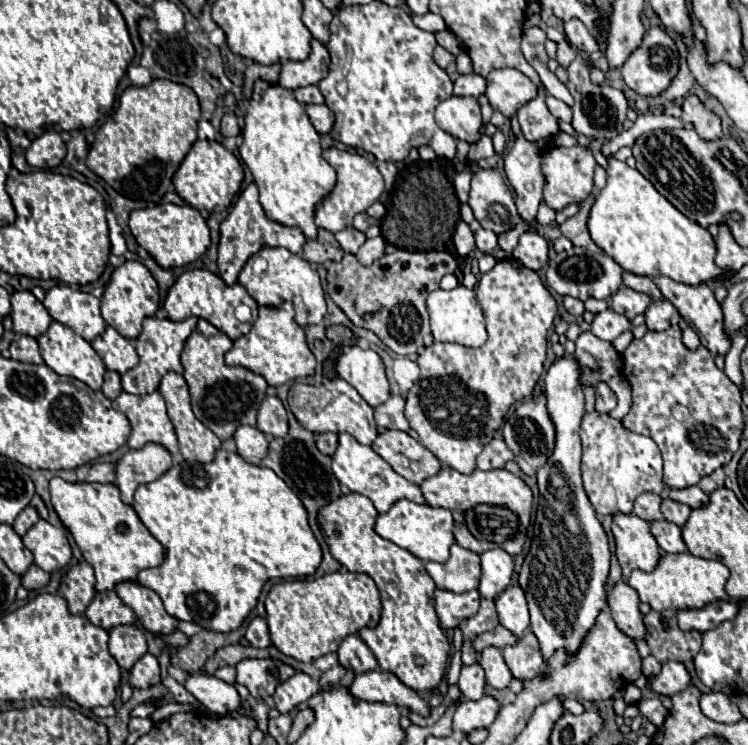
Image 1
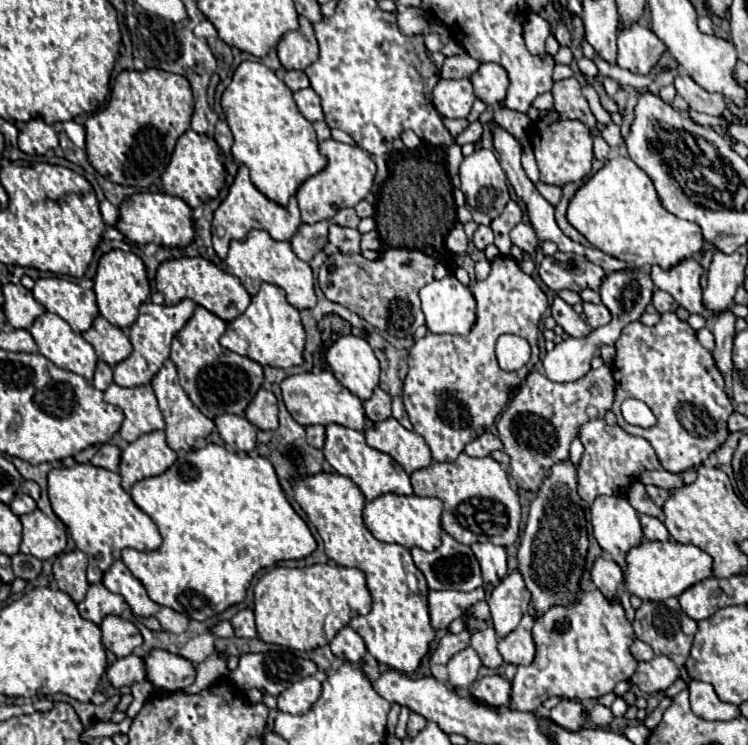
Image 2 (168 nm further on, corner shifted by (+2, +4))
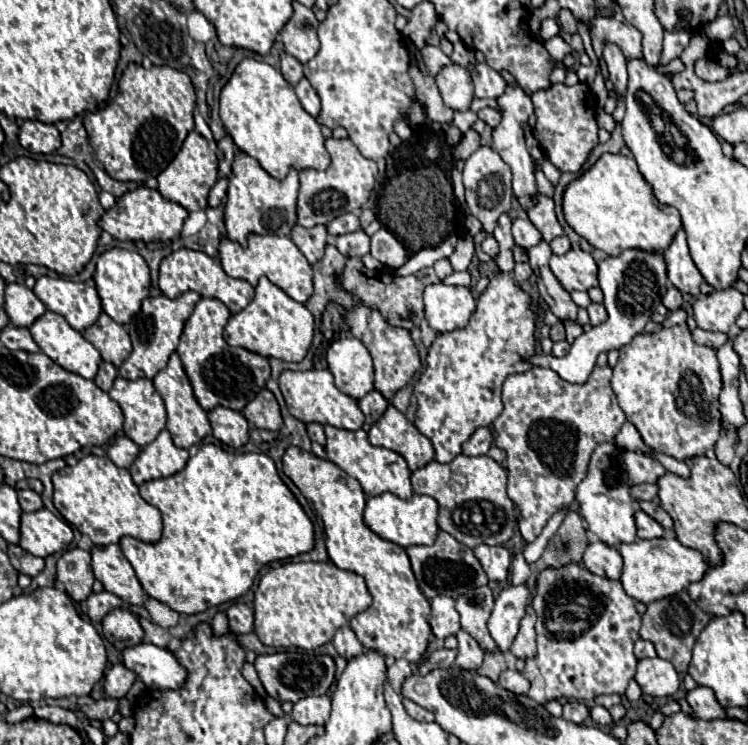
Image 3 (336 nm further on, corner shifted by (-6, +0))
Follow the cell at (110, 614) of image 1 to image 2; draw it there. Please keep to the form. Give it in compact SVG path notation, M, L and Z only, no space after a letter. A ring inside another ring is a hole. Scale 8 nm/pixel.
M91 584L85 600L79 602L77 608L85 620L101 624L105 616L121 616L127 608L127 602L123 600L123 596L109 592L103 584Z

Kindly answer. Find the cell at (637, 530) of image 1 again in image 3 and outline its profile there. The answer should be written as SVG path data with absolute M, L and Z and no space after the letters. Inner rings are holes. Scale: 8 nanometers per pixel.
M613 442L601 444L597 446L597 450L591 456L589 462L589 472L585 476L585 480L577 486L575 490L575 500L579 504L579 514L583 516L583 520L587 522L587 530L591 530L601 542L609 544L609 546L617 546L623 542L633 542L637 538L637 526L635 526L635 508L629 496L627 488L609 488L603 480L605 468L613 464L613 460L617 458L619 448Z

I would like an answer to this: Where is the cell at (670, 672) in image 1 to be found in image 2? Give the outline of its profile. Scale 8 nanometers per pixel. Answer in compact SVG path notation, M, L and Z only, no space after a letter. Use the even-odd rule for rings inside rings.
M655 656L649 662L639 662L631 682L647 694L665 692L679 678L679 668L667 656Z

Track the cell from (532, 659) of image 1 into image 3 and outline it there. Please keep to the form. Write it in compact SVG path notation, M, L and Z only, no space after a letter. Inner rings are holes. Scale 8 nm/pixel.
M527 606L525 616L521 618L519 634L511 646L511 652L523 660L535 656L535 652L537 652L537 646L535 646L535 612L531 606Z

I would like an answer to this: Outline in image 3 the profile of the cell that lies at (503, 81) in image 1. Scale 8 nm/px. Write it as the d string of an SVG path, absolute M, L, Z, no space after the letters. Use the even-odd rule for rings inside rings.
M473 64L469 68L473 78L473 88L477 98L499 98L505 92L507 82L501 78L497 70L487 64Z

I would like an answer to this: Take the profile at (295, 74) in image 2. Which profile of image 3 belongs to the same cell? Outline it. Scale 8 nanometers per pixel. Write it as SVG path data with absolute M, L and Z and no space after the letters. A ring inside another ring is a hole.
M281 52L279 58L281 58L281 74L283 74L283 78L291 86L297 86L297 82L303 78L303 64L297 58L289 56L287 52Z

